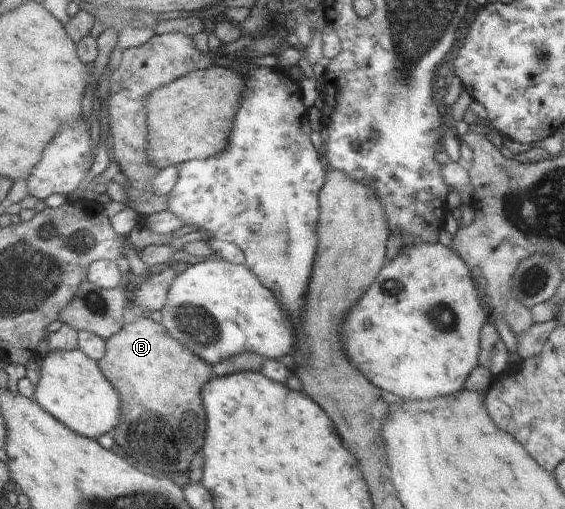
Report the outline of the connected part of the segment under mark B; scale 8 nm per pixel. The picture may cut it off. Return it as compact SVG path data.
M138 315L134 322L124 323L122 329L111 335L105 343L106 353L98 360L102 375L105 375L113 386L118 383L118 389L122 391L122 427L114 431L113 439L116 443L110 450L121 457L136 457L140 467L146 469L148 475L152 473L156 477L188 469L192 455L198 451L204 439L206 419L200 391L202 385L210 381L212 367L190 349L186 349L186 345L172 339L164 325L144 315Z

